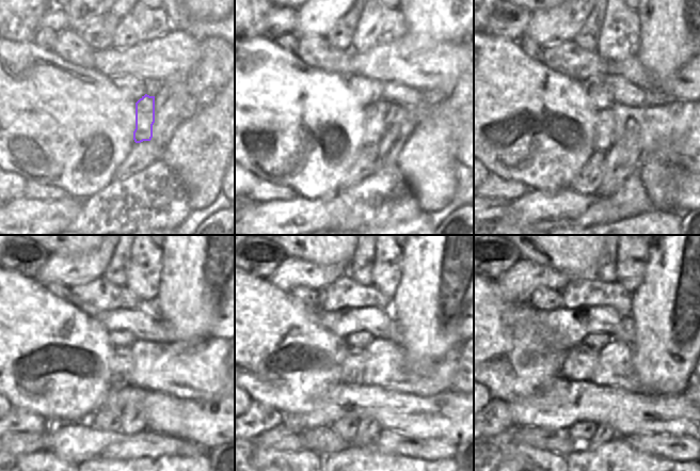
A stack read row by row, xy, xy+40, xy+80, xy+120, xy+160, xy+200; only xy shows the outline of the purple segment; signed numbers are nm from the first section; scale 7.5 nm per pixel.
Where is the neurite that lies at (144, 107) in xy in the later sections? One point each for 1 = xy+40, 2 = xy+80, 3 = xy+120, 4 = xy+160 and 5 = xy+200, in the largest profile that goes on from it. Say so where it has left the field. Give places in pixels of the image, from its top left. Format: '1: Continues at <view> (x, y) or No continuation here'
1: Continues at xy+40 (375, 114)
2: Continues at xy+80 (606, 132)
3: Continues at xy+120 (125, 371)
4: Continues at xy+160 (360, 365)
5: Continues at xy+200 (582, 362)

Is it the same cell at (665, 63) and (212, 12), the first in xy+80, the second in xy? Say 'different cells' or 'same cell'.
same cell

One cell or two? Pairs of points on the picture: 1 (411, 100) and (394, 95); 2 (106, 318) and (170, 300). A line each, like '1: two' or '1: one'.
1: one
2: two

